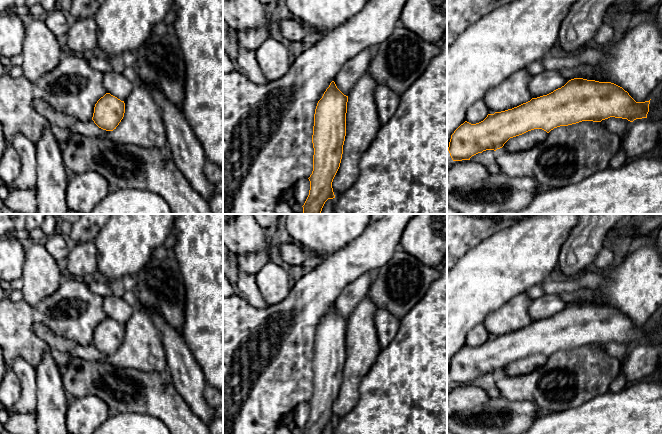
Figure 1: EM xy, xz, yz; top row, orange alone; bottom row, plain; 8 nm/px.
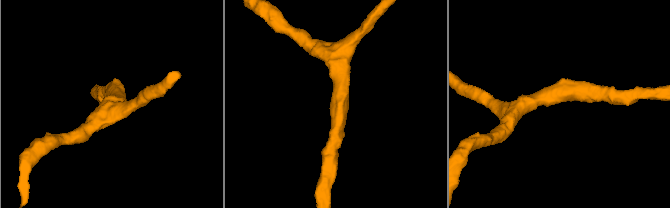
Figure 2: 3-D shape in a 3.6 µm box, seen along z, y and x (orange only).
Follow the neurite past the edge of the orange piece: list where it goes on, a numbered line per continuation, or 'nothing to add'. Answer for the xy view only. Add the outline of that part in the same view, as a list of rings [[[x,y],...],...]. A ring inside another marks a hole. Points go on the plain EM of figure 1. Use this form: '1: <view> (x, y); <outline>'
nothing to add

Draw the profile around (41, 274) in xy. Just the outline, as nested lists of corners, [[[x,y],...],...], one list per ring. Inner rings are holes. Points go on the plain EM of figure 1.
[[[35,242],[32,247],[25,250],[22,279],[23,300],[35,306],[56,292],[64,277],[58,262],[47,251],[44,244]]]

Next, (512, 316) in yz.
[[[526,292],[513,297],[501,308],[488,314],[483,322],[487,332],[501,336],[517,331],[532,323],[528,309],[533,299]]]

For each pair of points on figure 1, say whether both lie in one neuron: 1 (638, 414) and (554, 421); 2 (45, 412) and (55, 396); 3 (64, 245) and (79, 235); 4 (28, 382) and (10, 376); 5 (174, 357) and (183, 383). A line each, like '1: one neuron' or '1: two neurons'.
1: one neuron
2: one neuron
3: two neurons
4: two neurons
5: one neuron

